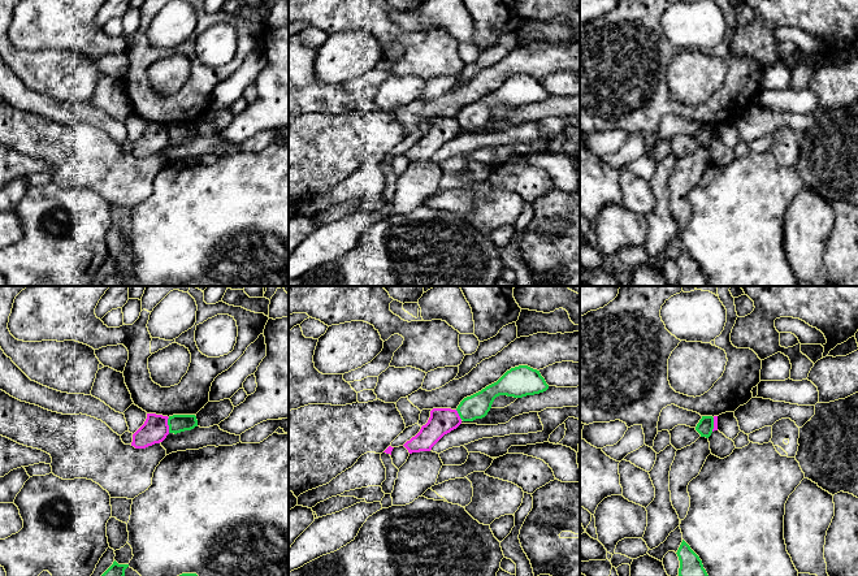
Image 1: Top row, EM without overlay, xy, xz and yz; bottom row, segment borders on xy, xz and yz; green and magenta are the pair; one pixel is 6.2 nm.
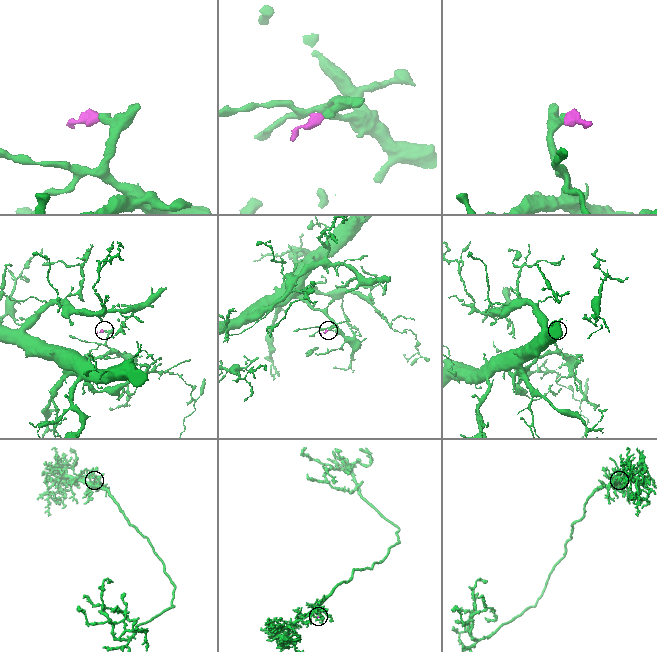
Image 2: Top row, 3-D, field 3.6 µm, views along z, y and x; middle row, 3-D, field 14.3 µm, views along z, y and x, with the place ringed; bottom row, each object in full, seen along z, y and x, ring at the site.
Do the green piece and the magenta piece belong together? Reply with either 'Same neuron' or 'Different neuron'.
Different neuron

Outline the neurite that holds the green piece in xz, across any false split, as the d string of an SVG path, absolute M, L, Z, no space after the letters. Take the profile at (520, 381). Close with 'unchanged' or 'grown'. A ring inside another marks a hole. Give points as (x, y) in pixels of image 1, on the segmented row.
M519 365L507 371L497 382L464 398L456 411L463 421L473 421L485 417L499 395L523 398L543 393L547 389L549 385L540 371Z | unchanged

